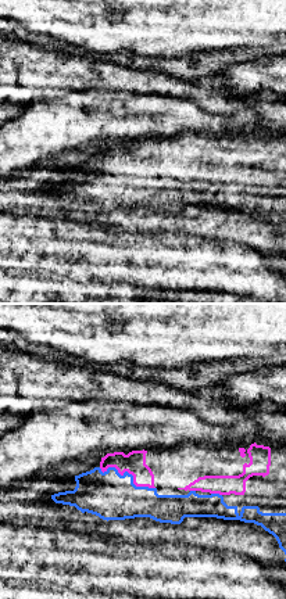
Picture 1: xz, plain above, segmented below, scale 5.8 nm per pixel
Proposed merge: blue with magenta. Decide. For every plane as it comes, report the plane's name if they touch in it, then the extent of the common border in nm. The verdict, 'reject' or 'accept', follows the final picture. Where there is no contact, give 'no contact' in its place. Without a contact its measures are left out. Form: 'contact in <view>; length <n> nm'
contact in xz; length 340 nm

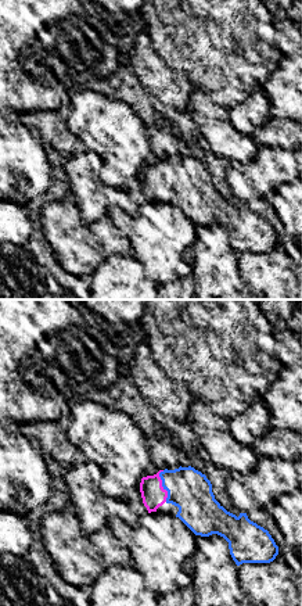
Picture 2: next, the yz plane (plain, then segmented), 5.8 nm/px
contact in yz; length 190 nm

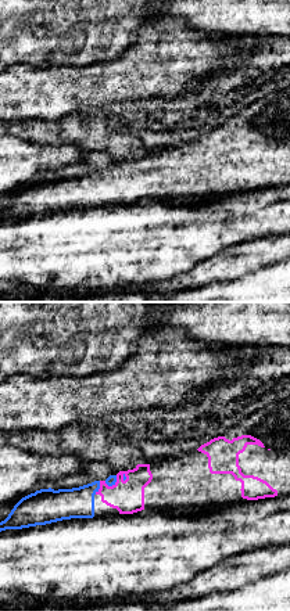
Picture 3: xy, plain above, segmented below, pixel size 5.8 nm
contact in xy; length 90 nm

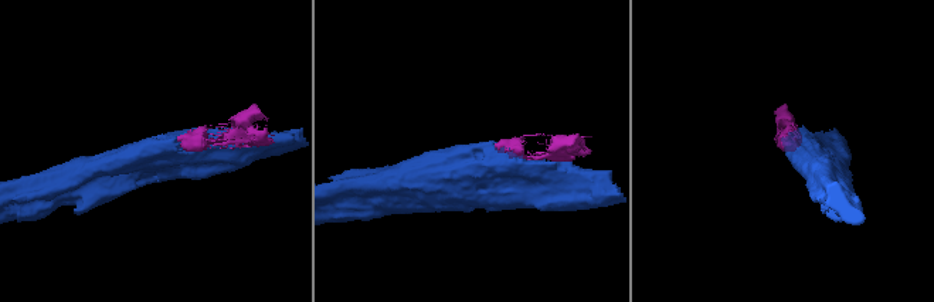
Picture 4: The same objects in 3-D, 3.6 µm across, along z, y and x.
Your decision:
accept

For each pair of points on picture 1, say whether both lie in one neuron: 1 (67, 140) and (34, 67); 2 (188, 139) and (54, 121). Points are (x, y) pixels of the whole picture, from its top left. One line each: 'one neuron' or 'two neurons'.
1: two neurons
2: two neurons

